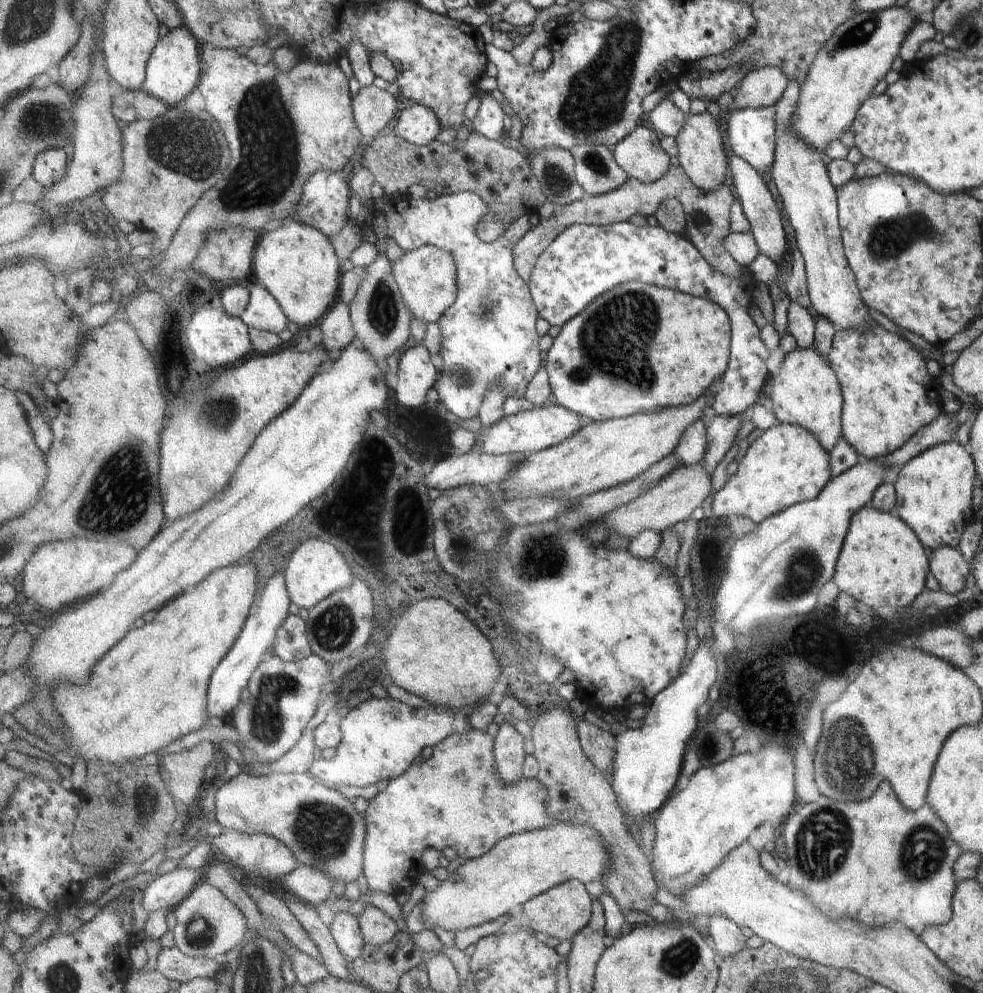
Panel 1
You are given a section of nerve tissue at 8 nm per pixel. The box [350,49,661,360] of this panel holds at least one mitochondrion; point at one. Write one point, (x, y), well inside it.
(382, 311)

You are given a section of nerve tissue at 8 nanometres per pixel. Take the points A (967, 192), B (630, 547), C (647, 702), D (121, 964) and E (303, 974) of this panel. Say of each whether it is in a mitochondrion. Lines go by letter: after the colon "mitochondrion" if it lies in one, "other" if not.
A: other
B: other
C: other
D: other
E: other

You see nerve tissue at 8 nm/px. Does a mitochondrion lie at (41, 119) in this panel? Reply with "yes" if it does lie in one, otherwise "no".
yes

